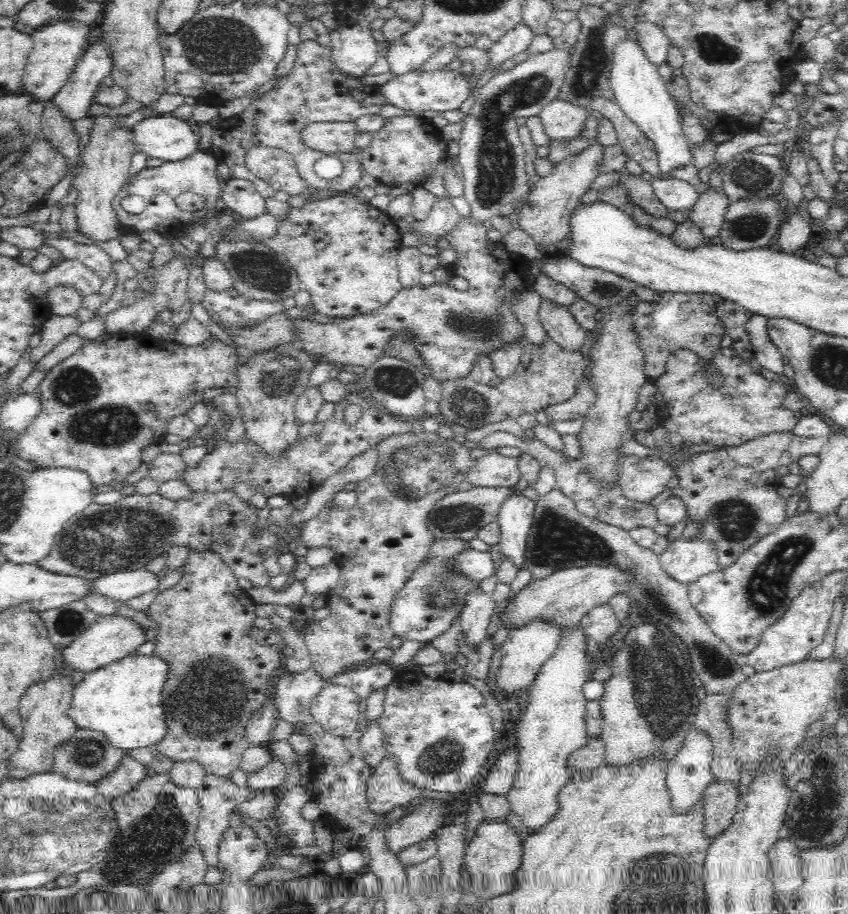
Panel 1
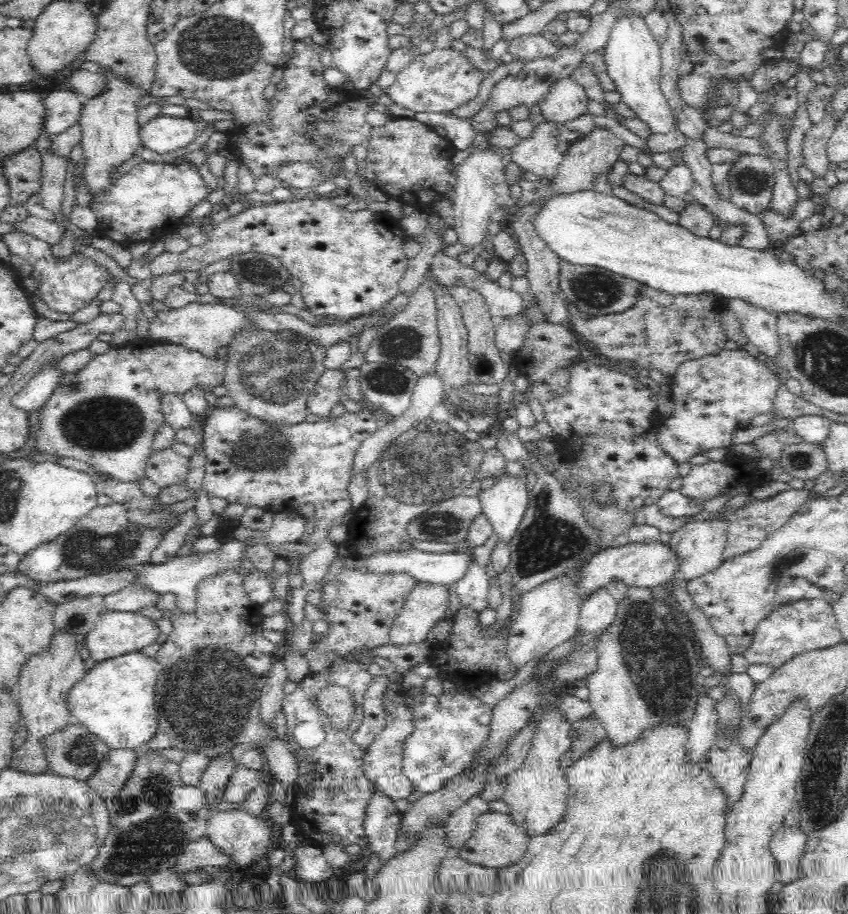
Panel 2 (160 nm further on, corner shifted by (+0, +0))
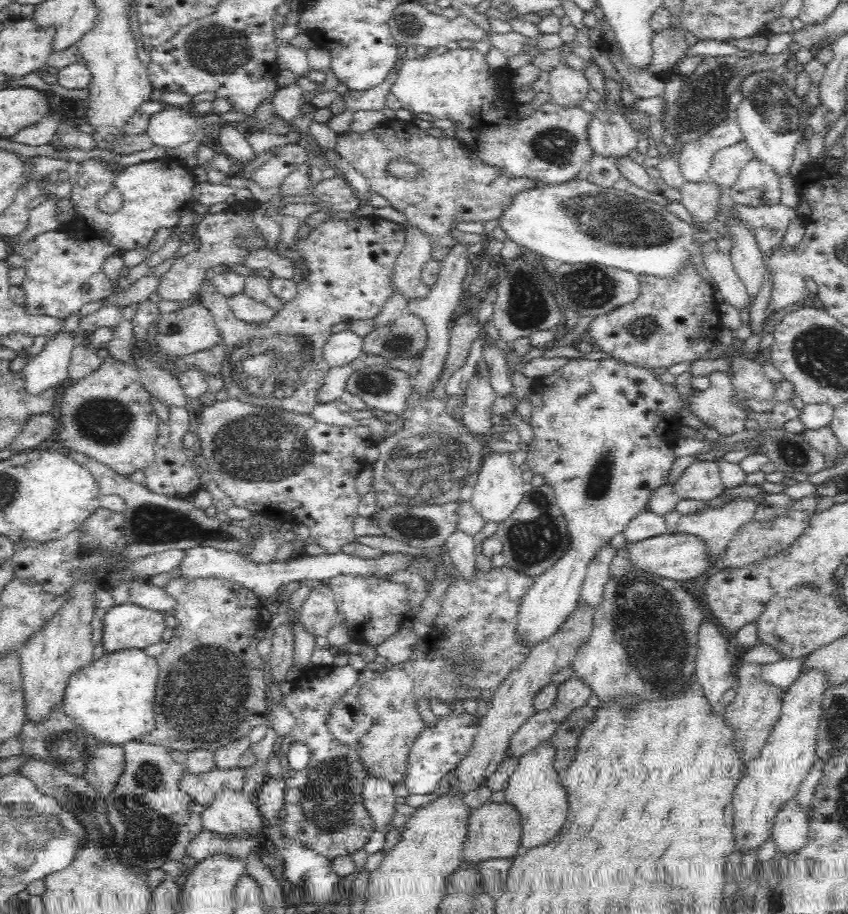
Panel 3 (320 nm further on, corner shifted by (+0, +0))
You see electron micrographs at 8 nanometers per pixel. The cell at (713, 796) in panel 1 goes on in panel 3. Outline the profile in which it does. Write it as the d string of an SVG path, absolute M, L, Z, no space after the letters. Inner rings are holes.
M737 662L736 676L738 686L728 699L722 714L724 726L727 726L733 734L731 748L739 758L739 778L744 776L748 762L758 758L760 750L769 734L772 732L774 723L780 714L781 698L785 688L773 686L762 682L759 677L758 664Z

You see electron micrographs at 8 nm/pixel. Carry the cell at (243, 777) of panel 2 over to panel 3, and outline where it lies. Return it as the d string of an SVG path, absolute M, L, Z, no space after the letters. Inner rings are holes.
M239 766L228 770L214 768L210 772L198 774L198 776L184 770L182 780L180 780L180 789L191 796L193 803L208 806L217 800L218 794L222 794L222 790L243 792L244 784L246 784L244 769Z

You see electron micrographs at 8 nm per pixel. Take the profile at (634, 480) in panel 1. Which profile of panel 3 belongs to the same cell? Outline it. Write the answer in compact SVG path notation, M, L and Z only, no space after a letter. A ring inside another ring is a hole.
M578 358L574 360L568 359L568 362L566 362L560 370L552 372L550 376L544 376L534 380L534 390L531 398L532 414L530 418L530 425L534 437L526 449L526 463L535 475L543 476L545 483L552 487L552 490L556 495L556 502L560 509L562 509L562 513L564 513L565 528L568 528L568 531L570 531L570 550L568 550L568 552L566 552L566 554L564 554L564 556L562 556L562 558L560 558L554 566L551 566L550 569L546 570L544 574L535 577L535 581L532 583L532 586L521 598L515 633L517 636L516 639L519 640L519 644L529 650L535 648L538 644L542 644L542 642L546 642L548 638L552 638L552 636L554 636L554 634L562 628L563 622L568 620L568 616L572 616L577 612L582 584L584 584L584 578L586 578L586 572L588 570L588 566L590 566L590 562L596 558L596 554L599 554L600 550L602 550L604 546L608 546L608 544L610 544L610 540L612 540L616 534L623 532L624 528L628 526L630 521L638 517L638 514L644 514L646 510L649 510L648 500L650 500L650 496L652 496L652 494L654 494L660 486L664 486L668 483L668 477L671 474L670 469L672 469L676 456L674 452L668 448L666 440L662 440L662 422L668 422L670 418L674 418L674 414L678 415L680 411L688 408L691 413L695 414L703 422L708 424L708 426L716 429L722 435L736 434L737 432L740 432L740 430L745 429L744 426L746 426L747 414L744 410L740 410L738 406L734 406L734 404L732 404L732 382L730 382L730 378L728 378L728 376L726 376L723 372L712 372L709 375L711 382L709 389L706 391L698 391L698 394L692 394L691 392L686 399L678 393L674 384L662 383L658 378L659 376L654 374L652 370L620 363L612 358L610 358L610 360L588 360L588 358Z

